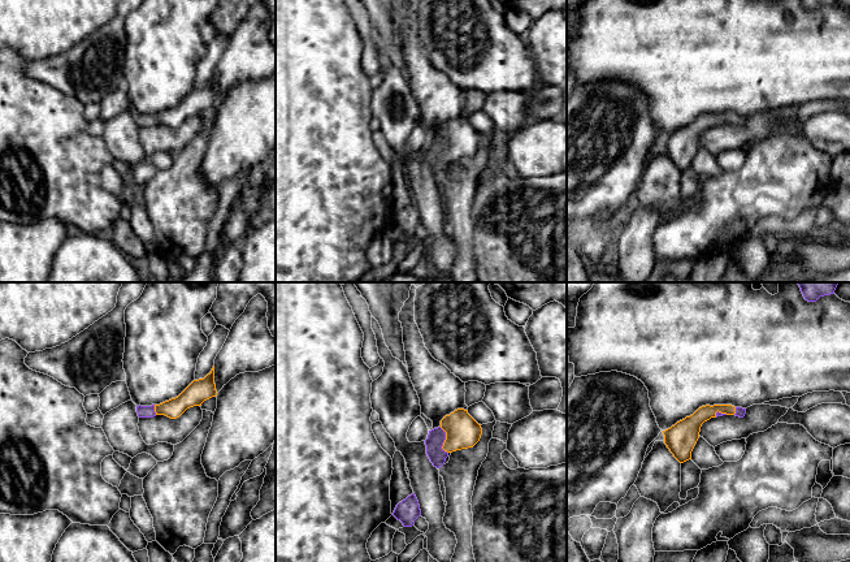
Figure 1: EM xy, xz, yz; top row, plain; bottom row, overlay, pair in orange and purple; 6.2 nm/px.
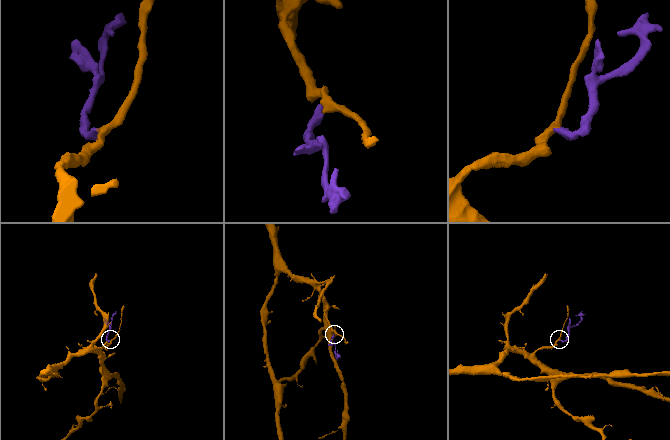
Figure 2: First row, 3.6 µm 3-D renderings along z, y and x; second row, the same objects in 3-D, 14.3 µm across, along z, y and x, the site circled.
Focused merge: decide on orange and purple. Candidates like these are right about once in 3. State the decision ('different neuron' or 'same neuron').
same neuron

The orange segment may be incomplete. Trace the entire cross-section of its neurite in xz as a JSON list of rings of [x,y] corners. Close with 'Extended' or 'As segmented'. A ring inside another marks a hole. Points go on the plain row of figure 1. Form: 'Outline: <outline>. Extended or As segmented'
Outline: [[[457,117],[441,129],[441,134],[429,139],[425,148],[426,163],[434,176],[441,177],[450,161],[473,156],[481,147],[482,137],[469,122],[468,118]]]. Extended

